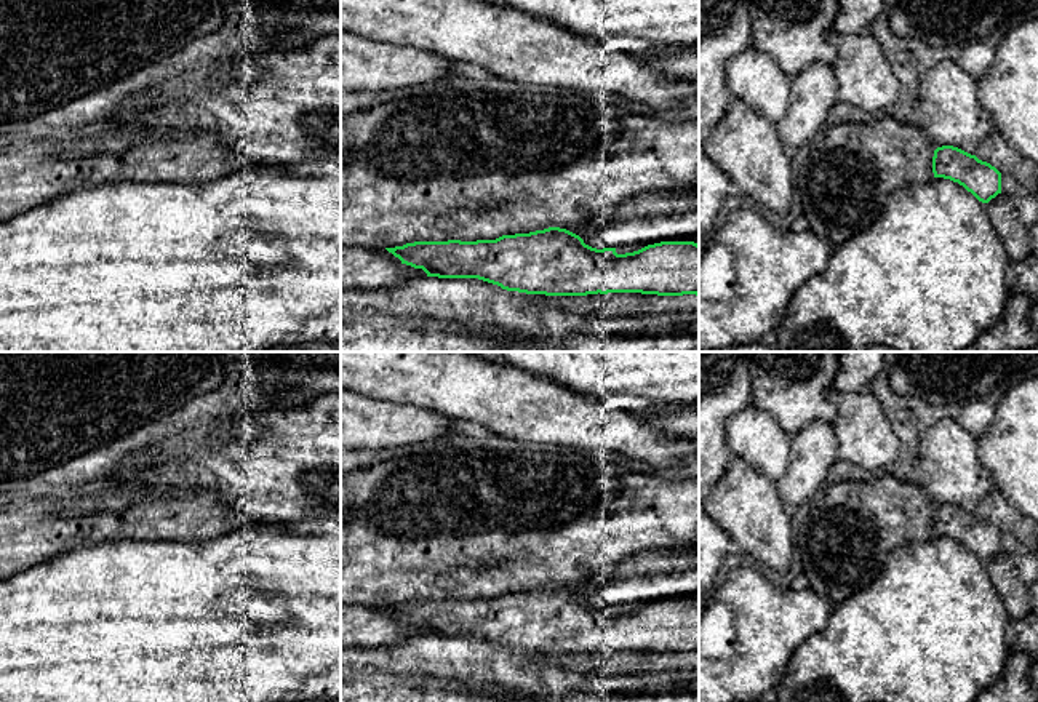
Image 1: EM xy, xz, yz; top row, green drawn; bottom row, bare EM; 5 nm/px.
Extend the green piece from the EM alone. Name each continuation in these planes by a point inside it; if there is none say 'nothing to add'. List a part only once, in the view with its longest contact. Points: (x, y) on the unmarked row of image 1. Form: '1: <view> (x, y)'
nothing to add

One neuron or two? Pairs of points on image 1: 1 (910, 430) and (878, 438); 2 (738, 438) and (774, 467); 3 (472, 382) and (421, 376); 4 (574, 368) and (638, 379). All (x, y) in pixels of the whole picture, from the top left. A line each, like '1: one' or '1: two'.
1: two
2: one
3: one
4: one

